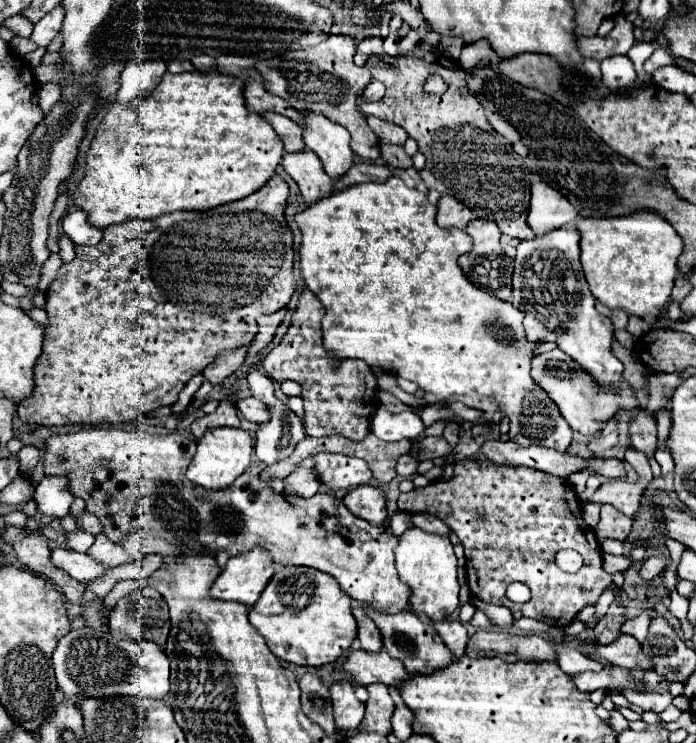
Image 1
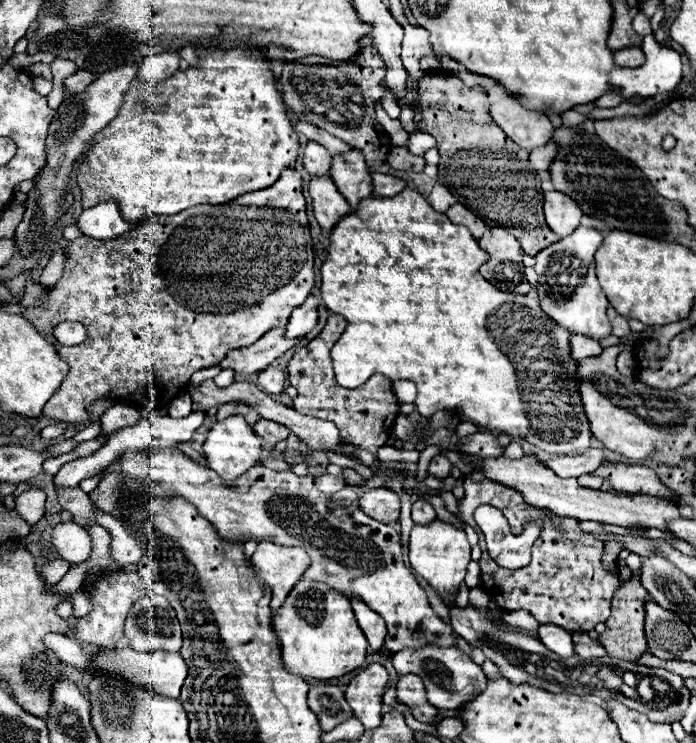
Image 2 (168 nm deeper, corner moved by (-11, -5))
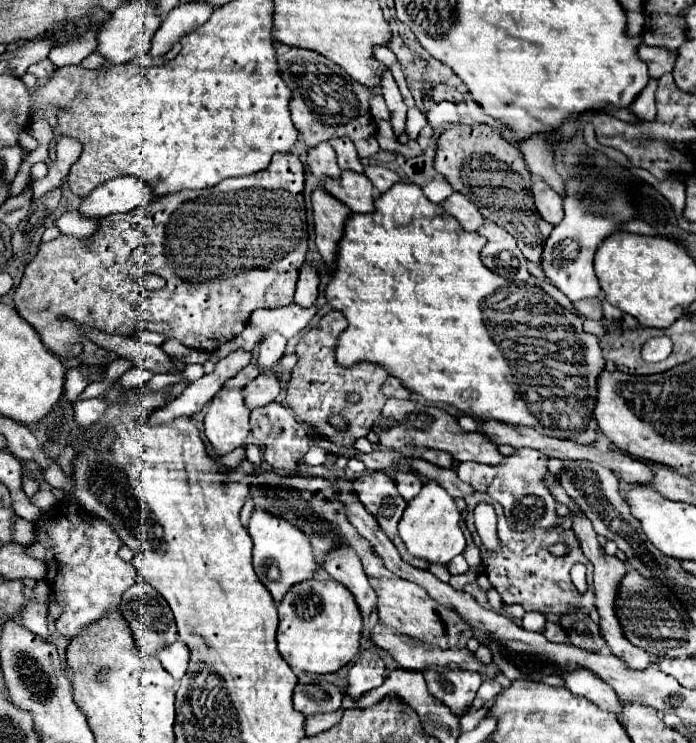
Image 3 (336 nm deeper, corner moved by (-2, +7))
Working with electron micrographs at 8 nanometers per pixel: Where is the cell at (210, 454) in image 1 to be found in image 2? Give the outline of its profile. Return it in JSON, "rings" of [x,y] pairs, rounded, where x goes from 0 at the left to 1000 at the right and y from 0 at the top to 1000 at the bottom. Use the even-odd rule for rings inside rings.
{"rings":[[[328,560],[319,568],[310,568],[305,573],[305,579],[299,581],[299,590],[293,595],[293,611],[296,611],[296,622],[305,633],[313,635],[313,641],[322,649],[339,649],[356,630],[368,627],[376,619],[376,598],[374,590],[365,584],[365,579],[353,571],[351,560]]]}

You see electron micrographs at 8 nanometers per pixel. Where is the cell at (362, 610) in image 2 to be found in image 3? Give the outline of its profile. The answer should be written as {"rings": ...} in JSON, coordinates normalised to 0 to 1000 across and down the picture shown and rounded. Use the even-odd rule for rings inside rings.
{"rings":[[[481,738],[481,743],[473,743],[470,754],[464,756],[464,764],[478,781],[490,783],[504,794],[522,832],[527,832],[542,816],[542,802],[527,781],[527,773],[522,770],[516,748],[510,748],[504,738]]]}

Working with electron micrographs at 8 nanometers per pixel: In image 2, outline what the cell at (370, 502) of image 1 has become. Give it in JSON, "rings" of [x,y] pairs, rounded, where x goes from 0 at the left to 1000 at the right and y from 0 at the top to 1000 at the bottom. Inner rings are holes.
{"rings":[[[537,657],[517,670],[517,684],[552,705],[563,705],[575,697],[575,670],[566,659]]]}

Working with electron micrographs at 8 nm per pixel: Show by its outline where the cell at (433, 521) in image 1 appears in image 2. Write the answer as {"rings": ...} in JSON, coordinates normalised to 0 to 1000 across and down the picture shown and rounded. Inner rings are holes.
{"rings":[[[598,673],[592,678],[592,700],[595,700],[595,705],[603,705],[603,708],[621,705],[626,700],[626,689],[624,689],[621,678],[615,678],[612,673]]]}

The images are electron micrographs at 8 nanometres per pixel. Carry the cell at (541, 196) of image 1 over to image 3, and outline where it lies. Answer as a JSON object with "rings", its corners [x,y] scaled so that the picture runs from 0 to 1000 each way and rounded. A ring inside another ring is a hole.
{"rings":[[[780,242],[766,245],[763,258],[772,285],[780,291],[780,296],[786,296],[795,304],[803,301],[809,296],[809,266],[797,256],[792,256],[792,250],[786,250]]]}

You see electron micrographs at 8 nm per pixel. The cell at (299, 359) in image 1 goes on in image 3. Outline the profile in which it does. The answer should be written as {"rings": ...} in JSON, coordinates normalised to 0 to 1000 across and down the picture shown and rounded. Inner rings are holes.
{"rings":[[[478,417],[461,428],[455,441],[444,444],[432,455],[432,460],[427,463],[427,474],[424,474],[430,487],[424,490],[418,501],[418,514],[412,520],[409,541],[427,557],[427,563],[444,571],[450,579],[455,579],[458,587],[473,587],[476,595],[484,600],[507,600],[513,590],[530,584],[536,568],[547,560],[547,549],[556,538],[547,530],[547,517],[556,511],[559,503],[545,490],[533,490],[533,487],[516,487],[504,495],[487,493],[481,485],[481,460],[487,455],[487,444],[493,441],[499,441],[496,425]],[[501,528],[519,530],[519,541],[501,544],[496,538]],[[476,557],[490,557],[501,565],[504,587],[487,587],[487,581],[470,571],[470,563]]]}

